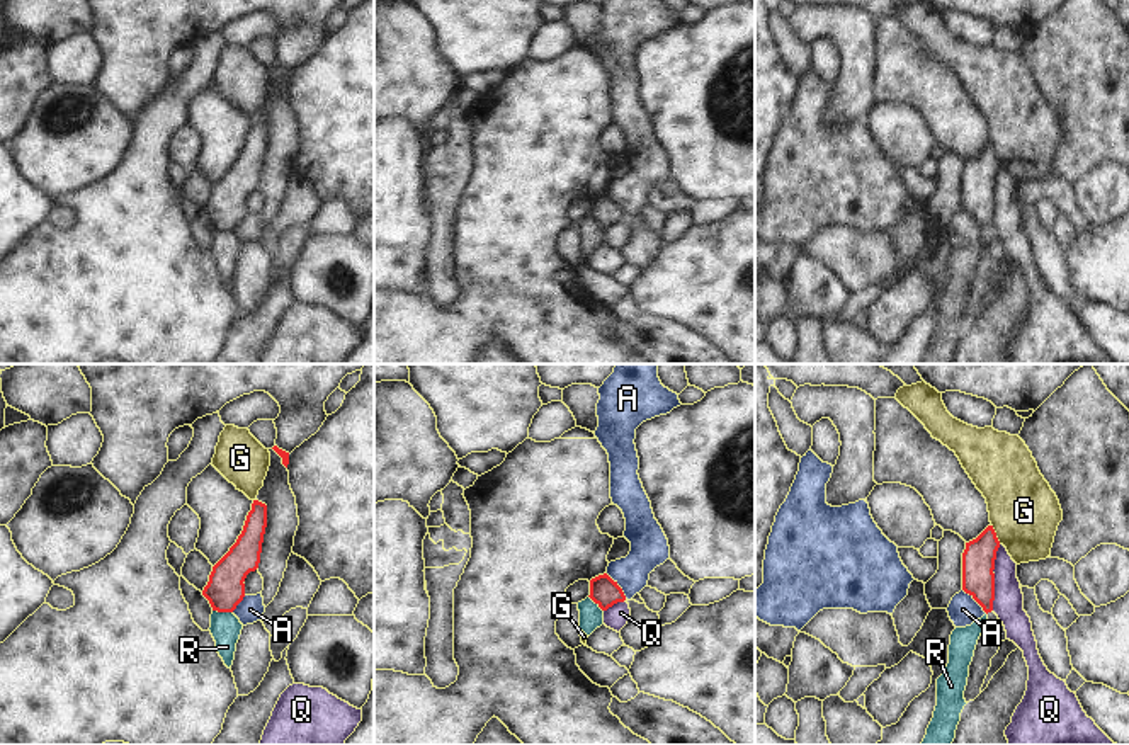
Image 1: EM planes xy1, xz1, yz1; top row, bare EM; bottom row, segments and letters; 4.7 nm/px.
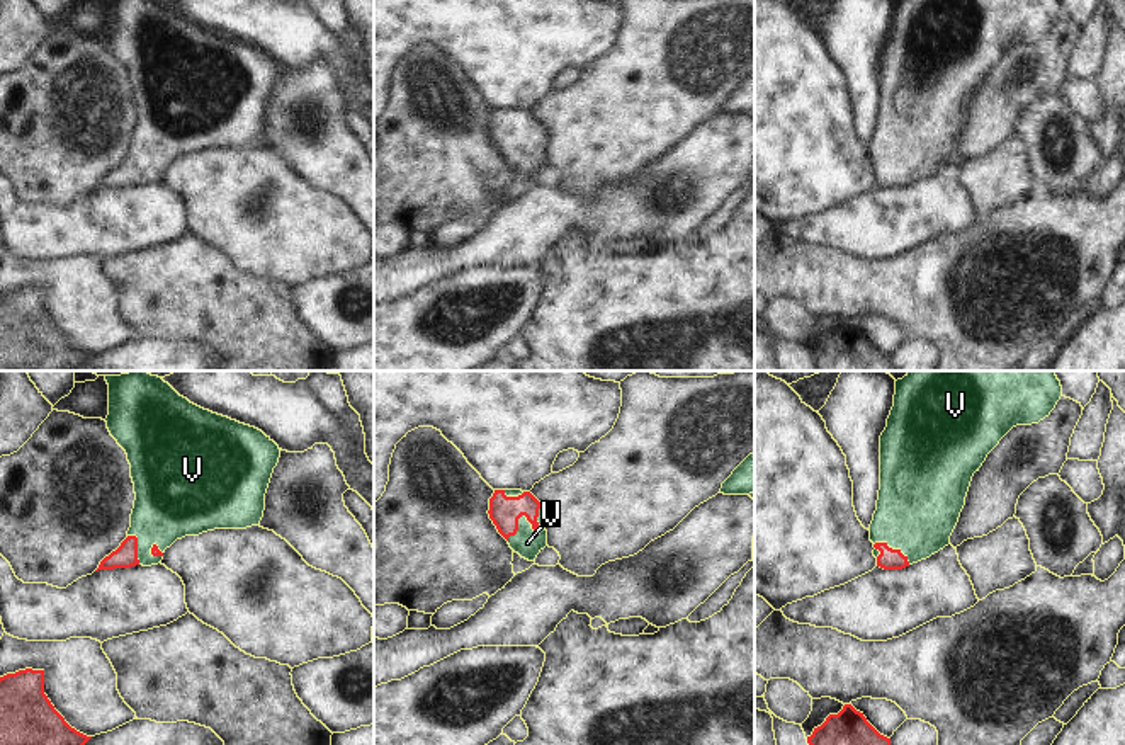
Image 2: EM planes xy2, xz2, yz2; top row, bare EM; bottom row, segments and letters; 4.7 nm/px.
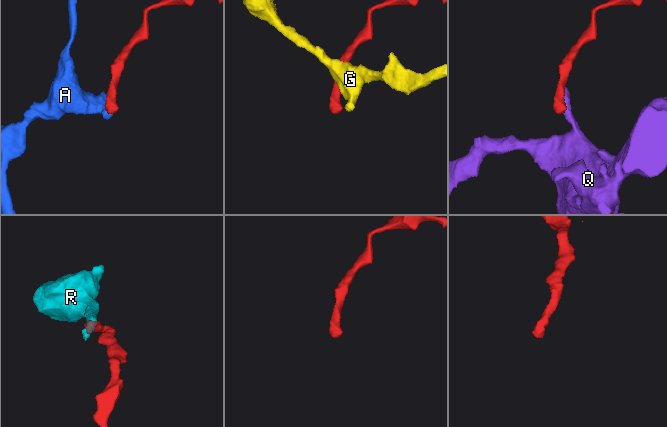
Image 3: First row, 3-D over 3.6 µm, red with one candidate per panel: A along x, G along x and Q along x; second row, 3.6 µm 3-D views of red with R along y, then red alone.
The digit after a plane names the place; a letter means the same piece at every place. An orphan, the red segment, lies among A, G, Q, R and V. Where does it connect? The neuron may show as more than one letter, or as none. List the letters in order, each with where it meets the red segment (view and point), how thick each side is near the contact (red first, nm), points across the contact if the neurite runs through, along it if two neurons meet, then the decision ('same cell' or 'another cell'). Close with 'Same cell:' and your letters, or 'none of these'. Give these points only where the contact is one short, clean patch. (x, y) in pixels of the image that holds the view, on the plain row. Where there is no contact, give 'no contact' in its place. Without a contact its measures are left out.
A: xz1 (618, 204) | 140/180 nm | along xz1 (606, 191), (626, 216) | another cell
G: yz1 (995, 153) | 160/320 nm | another cell
Q: yz1 (993, 196) | 160/140 nm | along yz1 (1000, 164), (995, 174), (992, 228) | another cell
R: xy1 (223, 230) | 180/140 nm | along xy1 (213, 228), (232, 232) | another cell
V: xz2 (531, 142) | 140/140 nm | across xz2 (503, 130), (524, 135), (531, 142), (527, 162) | same cell
Same cell: V

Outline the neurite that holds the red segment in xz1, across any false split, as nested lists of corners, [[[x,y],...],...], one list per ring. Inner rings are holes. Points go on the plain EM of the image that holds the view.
[[[607,192],[590,199],[588,214],[602,230],[607,230],[617,221],[624,221],[626,214],[622,208]]]

